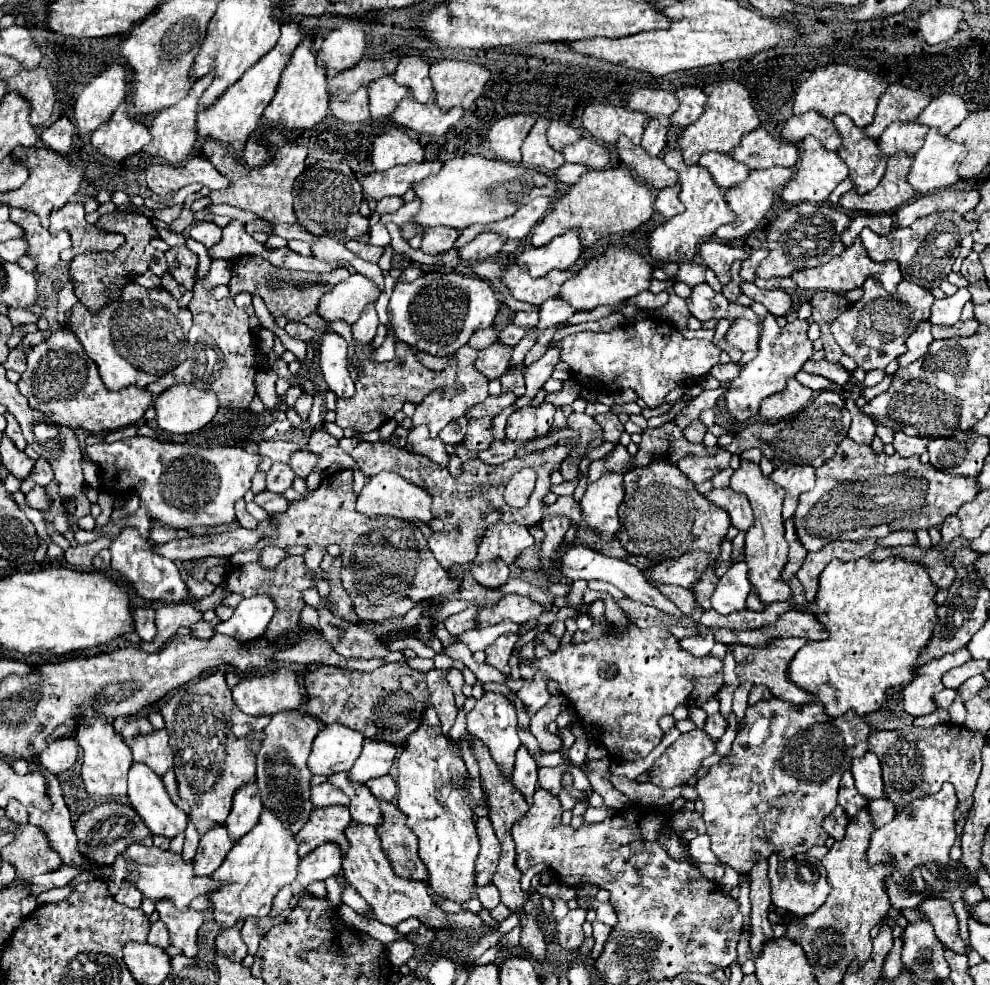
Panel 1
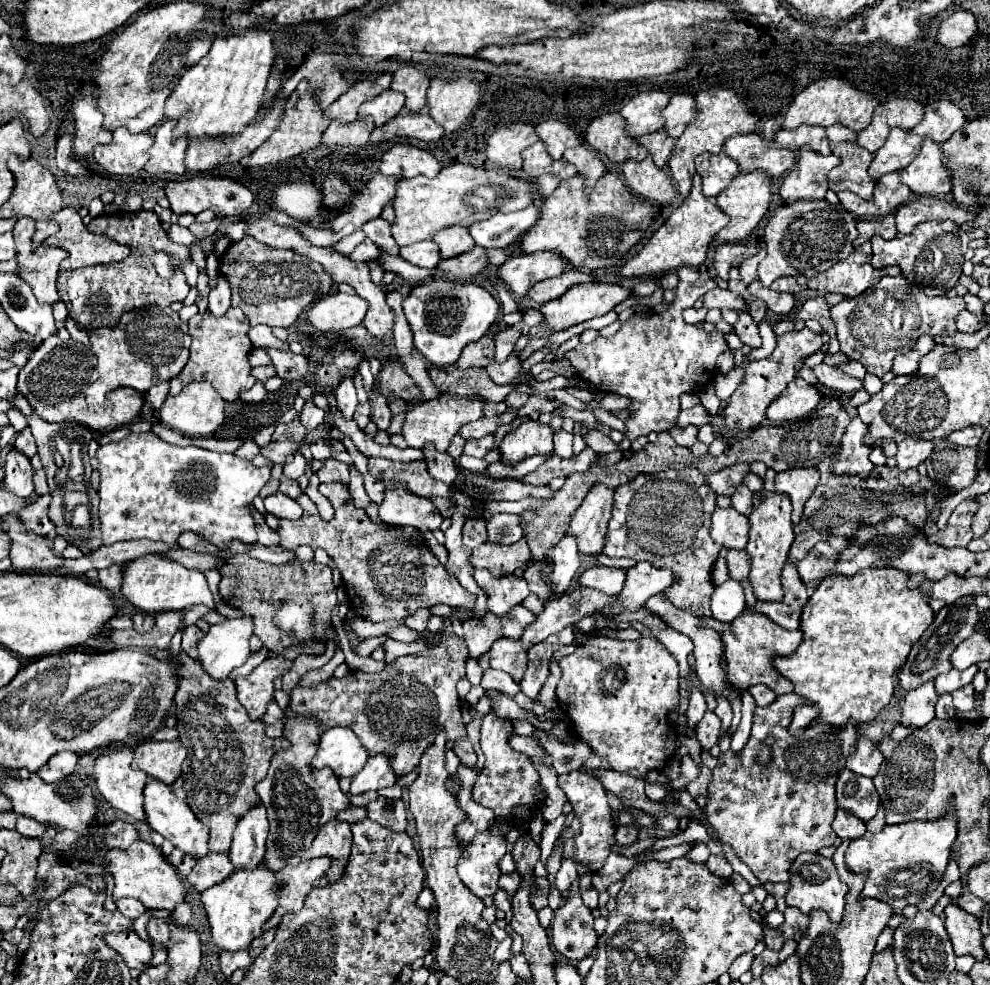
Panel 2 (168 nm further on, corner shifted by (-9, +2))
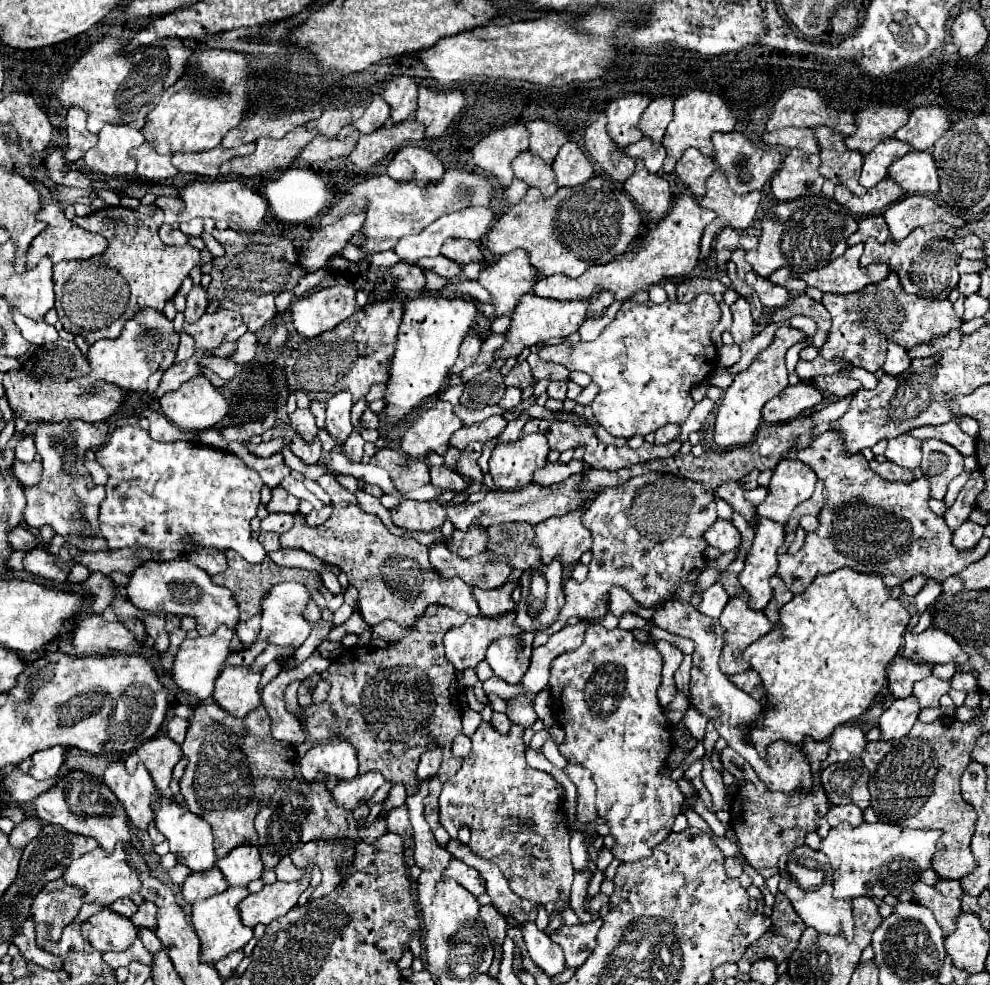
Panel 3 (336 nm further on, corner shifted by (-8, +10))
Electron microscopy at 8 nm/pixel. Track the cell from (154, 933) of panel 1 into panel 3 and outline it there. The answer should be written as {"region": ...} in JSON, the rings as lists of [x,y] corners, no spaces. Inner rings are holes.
{"region":[[[144,902],[138,906],[138,912],[130,918],[134,922],[134,926],[146,926],[150,930],[156,930],[156,916],[158,916],[158,908],[154,906],[154,902]]]}

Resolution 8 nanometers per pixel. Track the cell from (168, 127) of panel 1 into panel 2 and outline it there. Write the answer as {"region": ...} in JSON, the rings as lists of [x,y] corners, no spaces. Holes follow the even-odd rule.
{"region":[[[165,120],[155,134],[155,142],[149,150],[149,162],[145,164],[145,172],[151,174],[153,178],[161,176],[161,174],[175,174],[175,176],[183,176],[185,174],[185,150],[189,146],[187,138],[179,138],[175,142],[171,142],[171,130],[173,130],[175,122],[173,120]]]}

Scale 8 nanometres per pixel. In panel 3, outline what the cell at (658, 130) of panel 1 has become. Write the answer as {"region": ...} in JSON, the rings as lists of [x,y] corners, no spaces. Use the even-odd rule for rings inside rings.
{"region":[[[642,138],[640,142],[634,142],[630,146],[624,148],[624,152],[628,156],[634,156],[634,158],[642,158],[646,168],[650,172],[658,172],[662,168],[662,160],[664,160],[664,148],[660,142],[654,142],[650,138]]]}

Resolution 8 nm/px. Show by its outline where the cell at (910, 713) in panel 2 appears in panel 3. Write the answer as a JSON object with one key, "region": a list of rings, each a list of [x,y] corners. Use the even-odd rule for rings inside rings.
{"region":[[[914,696],[894,700],[894,704],[880,716],[878,724],[882,730],[882,740],[898,740],[910,732],[918,720],[920,706]]]}

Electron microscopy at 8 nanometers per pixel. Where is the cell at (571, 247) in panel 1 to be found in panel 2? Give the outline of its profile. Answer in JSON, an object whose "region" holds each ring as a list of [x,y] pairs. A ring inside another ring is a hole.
{"region":[[[535,252],[535,254],[519,254],[507,258],[507,262],[497,270],[497,278],[509,288],[515,298],[525,298],[529,288],[535,282],[541,282],[545,278],[553,278],[563,274],[567,268],[567,262],[563,262],[557,254],[547,252]]]}

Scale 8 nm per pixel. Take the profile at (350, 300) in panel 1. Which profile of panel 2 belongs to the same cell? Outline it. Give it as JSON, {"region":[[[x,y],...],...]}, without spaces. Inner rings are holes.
{"region":[[[329,294],[305,310],[305,320],[321,334],[341,332],[359,326],[365,318],[367,302],[361,296],[351,294]]]}

